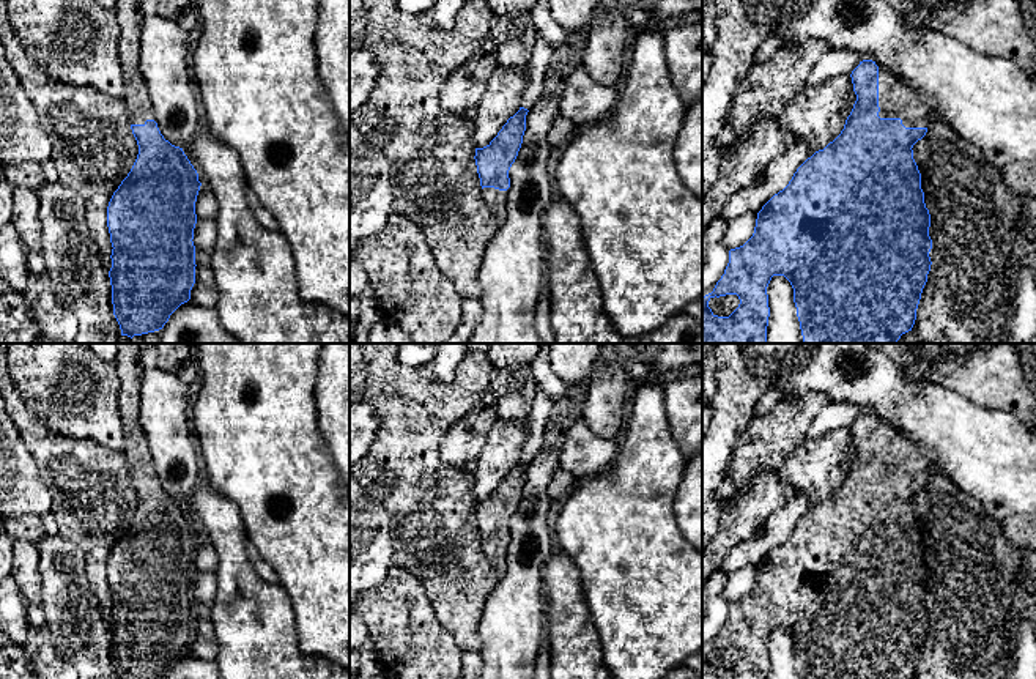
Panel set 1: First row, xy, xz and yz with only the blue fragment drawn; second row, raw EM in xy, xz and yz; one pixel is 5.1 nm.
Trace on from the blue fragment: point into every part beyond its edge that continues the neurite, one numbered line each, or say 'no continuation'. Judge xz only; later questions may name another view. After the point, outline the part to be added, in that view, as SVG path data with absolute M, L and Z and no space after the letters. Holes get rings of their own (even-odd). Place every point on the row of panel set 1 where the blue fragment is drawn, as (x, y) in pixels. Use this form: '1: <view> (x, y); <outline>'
1: xz (495, 199); M494 187L482 189L482 199L490 206L490 211L501 221L505 217L507 192L509 189L507 191L499 191Z

